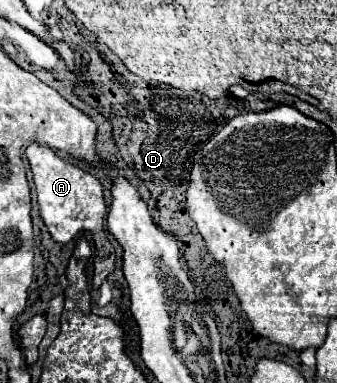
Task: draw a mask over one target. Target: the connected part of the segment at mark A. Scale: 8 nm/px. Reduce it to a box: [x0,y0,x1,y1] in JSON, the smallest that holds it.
[26,142,108,244]

